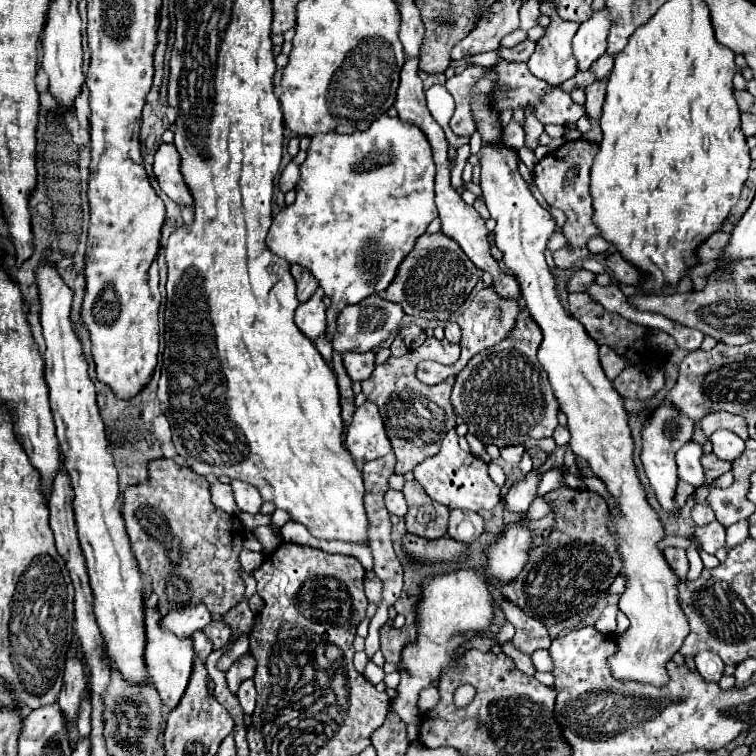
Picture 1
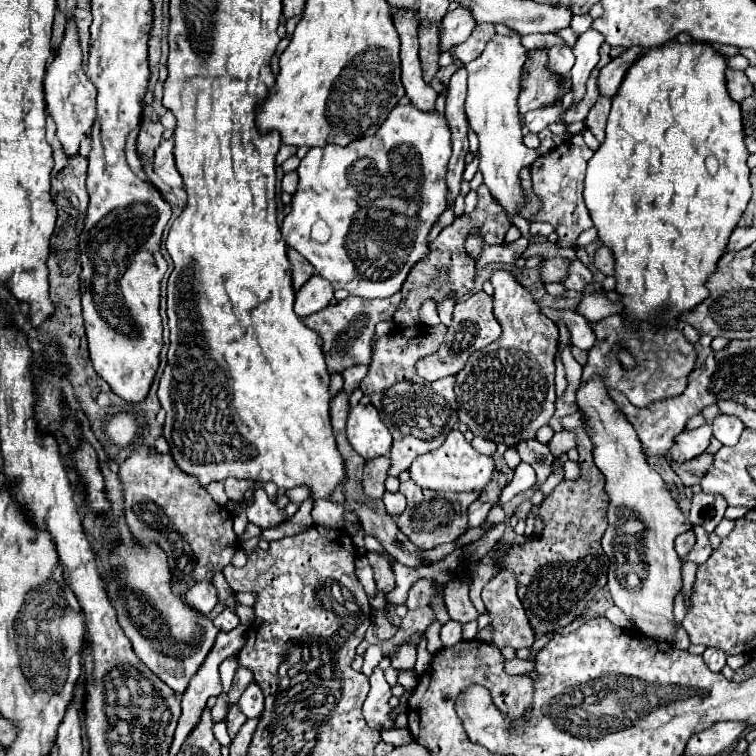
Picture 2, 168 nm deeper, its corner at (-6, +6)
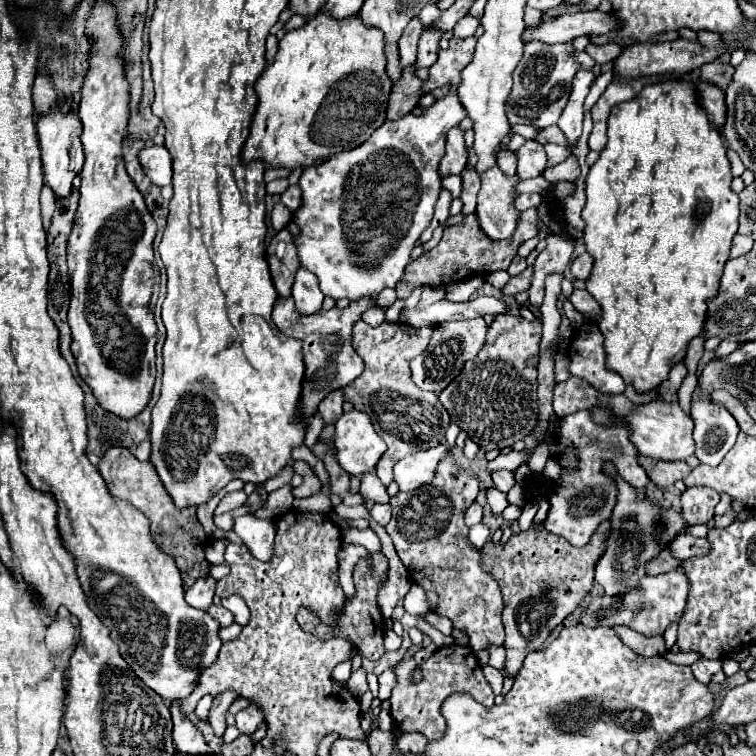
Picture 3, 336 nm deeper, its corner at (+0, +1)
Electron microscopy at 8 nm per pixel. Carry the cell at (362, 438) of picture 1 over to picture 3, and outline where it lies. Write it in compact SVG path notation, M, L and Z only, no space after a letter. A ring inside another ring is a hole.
M359 410L345 412L335 424L335 450L339 466L351 476L375 470L385 452L385 442L373 430L371 418Z

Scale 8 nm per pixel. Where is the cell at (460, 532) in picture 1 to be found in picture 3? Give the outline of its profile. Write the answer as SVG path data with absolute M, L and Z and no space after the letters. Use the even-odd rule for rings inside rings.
M473 502L473 504L467 508L467 512L465 512L465 524L467 524L467 526L479 524L479 522L481 522L481 514L483 514L483 508L481 508L477 502Z

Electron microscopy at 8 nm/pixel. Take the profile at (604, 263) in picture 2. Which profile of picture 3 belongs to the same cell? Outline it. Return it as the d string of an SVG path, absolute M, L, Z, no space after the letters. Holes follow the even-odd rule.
M583 252L581 256L577 256L573 262L571 262L571 274L573 278L581 278L581 280L587 280L589 274L593 270L593 258L591 254Z

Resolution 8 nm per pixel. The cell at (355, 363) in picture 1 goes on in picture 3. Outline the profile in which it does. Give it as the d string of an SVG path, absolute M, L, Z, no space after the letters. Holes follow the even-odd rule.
M333 390L321 404L319 404L319 414L323 418L323 426L335 424L337 418L343 414L343 396L341 390Z

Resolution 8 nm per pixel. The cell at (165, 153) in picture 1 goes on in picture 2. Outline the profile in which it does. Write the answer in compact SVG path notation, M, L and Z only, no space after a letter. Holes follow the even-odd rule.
M173 139L161 141L161 145L155 151L155 161L153 161L153 169L155 173L163 179L163 183L167 183L171 189L181 189L183 181L179 171L175 169L175 159L173 159Z

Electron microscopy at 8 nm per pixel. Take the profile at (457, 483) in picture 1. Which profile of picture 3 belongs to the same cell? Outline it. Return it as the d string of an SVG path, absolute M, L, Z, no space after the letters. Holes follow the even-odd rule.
M439 444L433 450L419 450L417 454L409 454L397 462L393 468L393 480L399 484L401 492L417 490L423 484L429 484L435 476L435 466L441 458L449 454L447 444Z

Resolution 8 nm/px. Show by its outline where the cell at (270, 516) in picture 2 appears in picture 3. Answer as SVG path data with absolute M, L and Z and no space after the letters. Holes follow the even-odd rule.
M253 514L235 518L233 530L241 538L243 546L249 550L249 554L261 562L267 562L267 558L273 554L273 538L275 528L273 520L259 520Z

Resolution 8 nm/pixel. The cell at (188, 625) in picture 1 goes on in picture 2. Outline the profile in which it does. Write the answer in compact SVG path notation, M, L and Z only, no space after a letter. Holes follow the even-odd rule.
M201 581L199 585L193 585L187 595L185 601L197 611L197 613L205 613L209 615L213 611L213 607L217 605L217 591L213 587L211 581Z

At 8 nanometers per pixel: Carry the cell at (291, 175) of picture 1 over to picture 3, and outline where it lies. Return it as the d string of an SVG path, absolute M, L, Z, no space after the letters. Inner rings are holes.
M289 186L287 192L281 194L281 202L283 202L291 212L299 210L299 206L301 206L301 188L299 188L299 186Z

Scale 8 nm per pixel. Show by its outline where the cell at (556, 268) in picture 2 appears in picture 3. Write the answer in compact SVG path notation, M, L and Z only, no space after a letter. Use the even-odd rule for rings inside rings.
M529 266L529 268L525 268L521 274L513 276L513 278L501 288L501 292L503 292L505 296L513 296L513 294L517 294L517 292L527 290L529 284L531 284L531 276L533 276L533 268Z

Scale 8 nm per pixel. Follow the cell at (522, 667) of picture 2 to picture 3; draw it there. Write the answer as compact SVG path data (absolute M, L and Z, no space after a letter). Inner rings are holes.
M483 666L483 676L487 678L487 682L491 684L495 696L501 692L501 670L491 668L491 666Z

